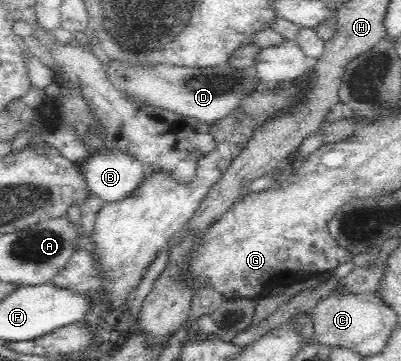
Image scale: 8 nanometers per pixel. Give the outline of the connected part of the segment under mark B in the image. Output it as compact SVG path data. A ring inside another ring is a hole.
M99 150L86 160L83 174L90 192L115 202L129 196L146 177L145 166L119 150Z

